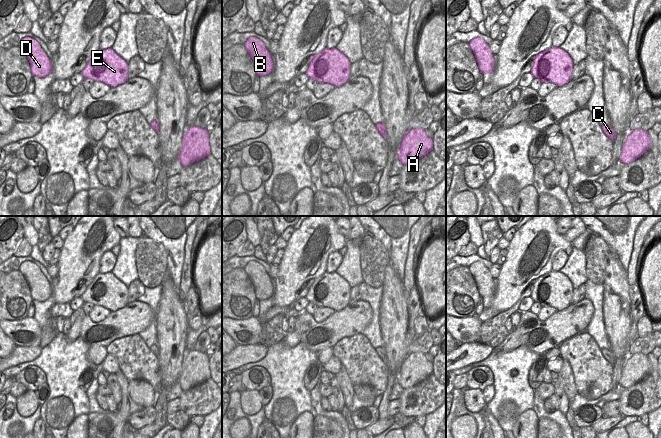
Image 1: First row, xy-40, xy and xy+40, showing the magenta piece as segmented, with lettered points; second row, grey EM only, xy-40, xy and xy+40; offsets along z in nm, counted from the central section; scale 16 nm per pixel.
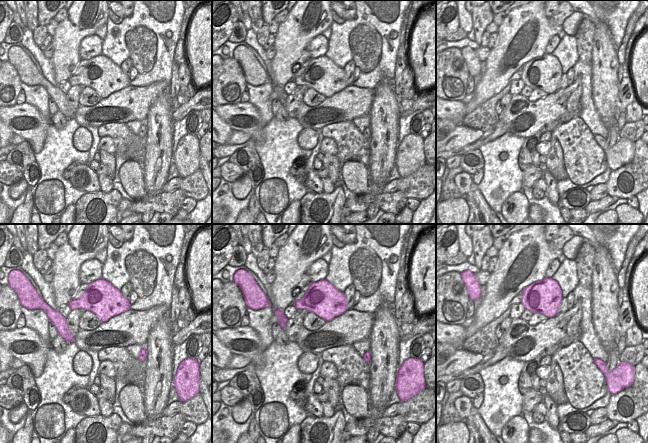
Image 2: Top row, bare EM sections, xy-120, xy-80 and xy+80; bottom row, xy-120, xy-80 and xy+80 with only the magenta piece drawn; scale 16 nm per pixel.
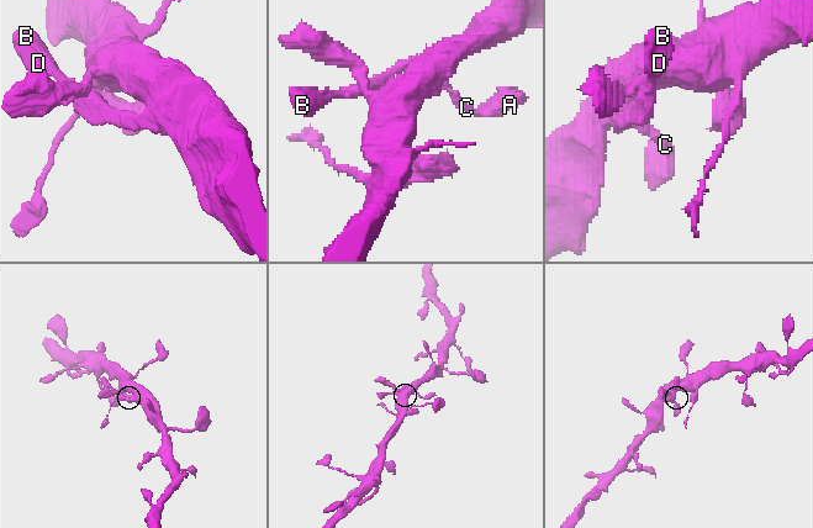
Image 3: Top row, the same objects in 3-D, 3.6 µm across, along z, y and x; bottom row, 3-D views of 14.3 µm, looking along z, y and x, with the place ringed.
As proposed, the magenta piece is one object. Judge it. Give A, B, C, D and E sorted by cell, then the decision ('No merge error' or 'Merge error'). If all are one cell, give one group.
Groups: A B C D E. No merge error

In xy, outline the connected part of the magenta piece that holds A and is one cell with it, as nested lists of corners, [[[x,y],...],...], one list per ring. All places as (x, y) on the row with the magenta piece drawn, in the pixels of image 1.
[[[422,128],[407,131],[397,152],[397,159],[403,165],[411,164],[433,150],[433,140]]]

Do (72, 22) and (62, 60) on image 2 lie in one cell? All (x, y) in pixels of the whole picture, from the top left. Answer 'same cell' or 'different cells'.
same cell

